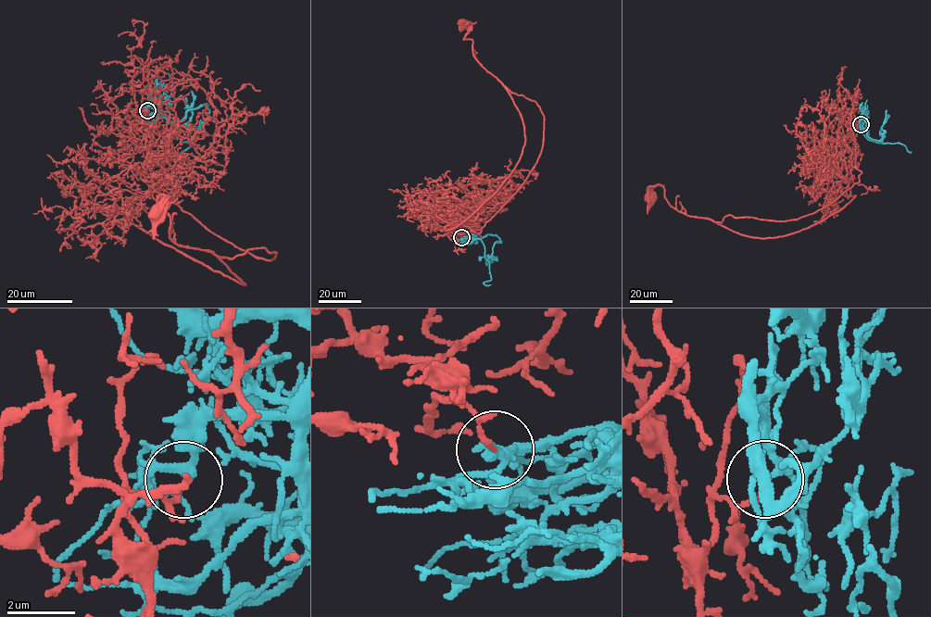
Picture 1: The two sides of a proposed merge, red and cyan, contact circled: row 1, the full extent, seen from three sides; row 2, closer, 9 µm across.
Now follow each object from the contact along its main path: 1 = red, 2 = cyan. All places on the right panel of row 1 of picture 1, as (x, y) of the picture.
1: (861, 124), (859, 182), (798, 219), (731, 215), (718, 222), (673, 208), (661, 185), (650, 198)
2: (861, 124), (862, 131), (859, 124), (862, 119), (867, 135), (881, 141), (886, 110)

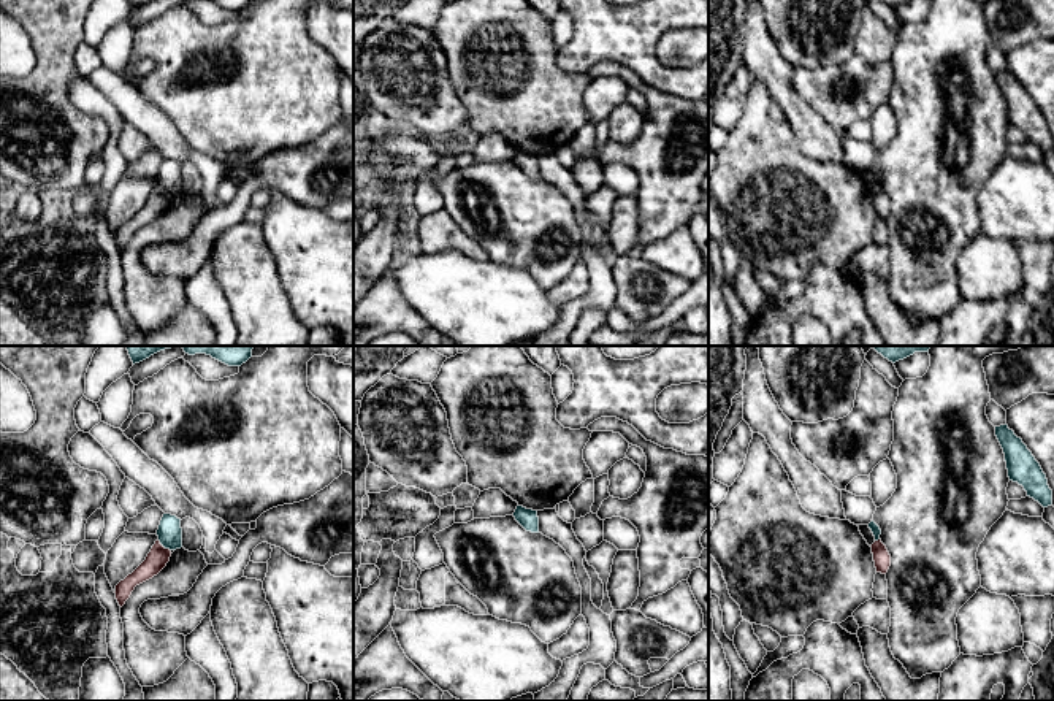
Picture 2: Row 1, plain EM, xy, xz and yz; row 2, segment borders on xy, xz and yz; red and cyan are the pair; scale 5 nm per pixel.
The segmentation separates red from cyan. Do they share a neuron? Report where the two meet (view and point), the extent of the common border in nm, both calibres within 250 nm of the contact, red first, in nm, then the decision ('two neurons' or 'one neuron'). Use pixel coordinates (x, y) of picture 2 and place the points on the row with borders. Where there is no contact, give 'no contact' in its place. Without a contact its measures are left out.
xy (162, 546) | 90 nm | 110/130 nm | two neurons

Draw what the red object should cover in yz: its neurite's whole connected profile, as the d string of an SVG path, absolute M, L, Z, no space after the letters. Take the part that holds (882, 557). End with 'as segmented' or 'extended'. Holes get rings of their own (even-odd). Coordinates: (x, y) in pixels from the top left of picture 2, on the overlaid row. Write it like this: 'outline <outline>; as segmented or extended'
outline M881 539L875 541L872 546L873 561L876 573L886 574L891 566L891 555Z; as segmented

